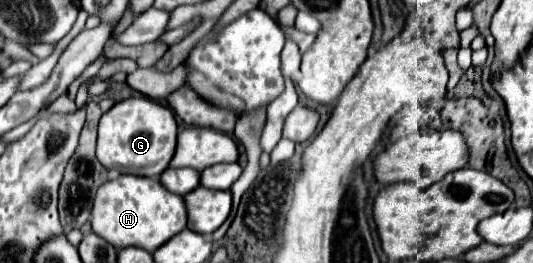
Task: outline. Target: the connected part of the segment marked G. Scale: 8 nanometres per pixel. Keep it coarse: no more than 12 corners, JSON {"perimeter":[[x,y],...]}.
{"perimeter":[[151,98],[117,102],[99,120],[107,170],[159,176],[177,122]]}

